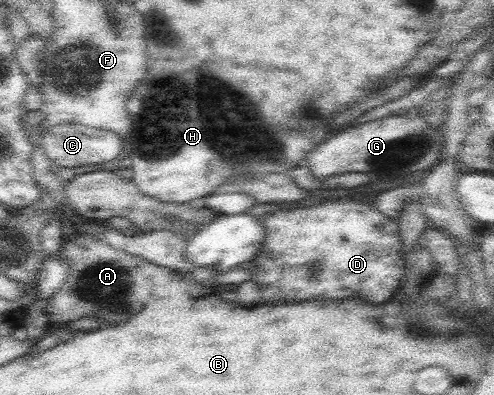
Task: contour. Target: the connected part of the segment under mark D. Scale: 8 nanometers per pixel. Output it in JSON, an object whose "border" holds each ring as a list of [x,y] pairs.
{"border":[[[327,200],[310,208],[276,210],[266,214],[263,223],[265,239],[251,260],[254,265],[252,279],[261,290],[262,303],[333,301],[360,297],[371,305],[382,304],[397,290],[405,273],[397,224],[374,206],[352,200]]]}

